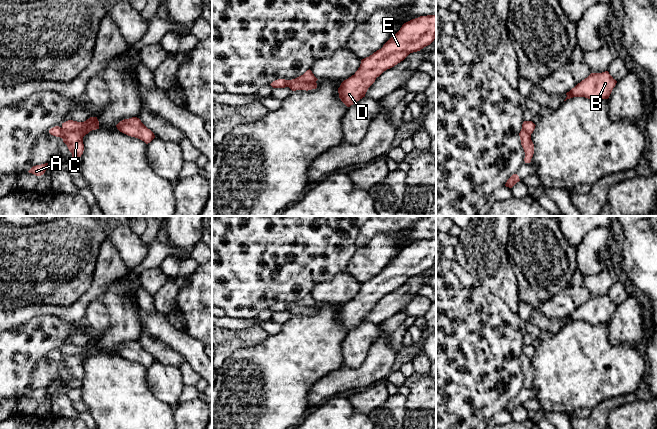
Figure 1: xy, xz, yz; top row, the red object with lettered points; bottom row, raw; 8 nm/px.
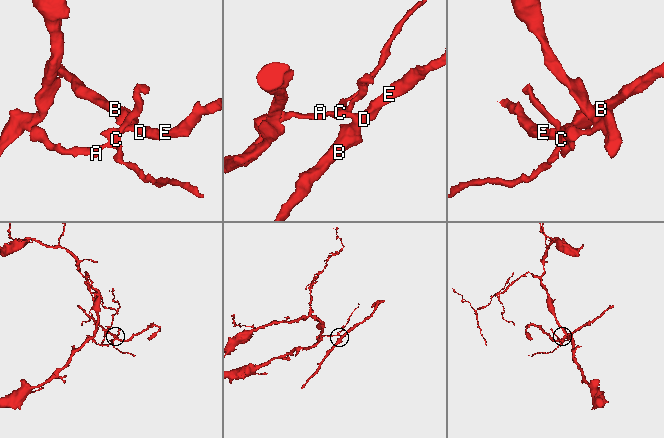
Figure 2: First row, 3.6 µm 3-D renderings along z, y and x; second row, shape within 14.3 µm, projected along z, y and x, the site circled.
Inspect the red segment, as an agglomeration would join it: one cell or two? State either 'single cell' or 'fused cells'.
fused cells

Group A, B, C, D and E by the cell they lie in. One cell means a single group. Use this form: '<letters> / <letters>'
A C / B D E

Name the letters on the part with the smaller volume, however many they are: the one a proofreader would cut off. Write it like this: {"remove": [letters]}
{"remove": ["B", "D", "E"]}

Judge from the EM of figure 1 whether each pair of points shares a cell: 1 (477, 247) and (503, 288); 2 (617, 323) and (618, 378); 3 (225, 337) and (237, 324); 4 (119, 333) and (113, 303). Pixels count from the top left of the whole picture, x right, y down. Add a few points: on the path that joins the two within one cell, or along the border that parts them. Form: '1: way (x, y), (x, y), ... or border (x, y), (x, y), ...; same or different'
1: way (485, 257), (499, 278); same
2: border (607, 323), (608, 339), (611, 343), (635, 344); different
3: border (256, 324), (241, 329), (222, 328); different
4: way (119, 326), (119, 310); same

